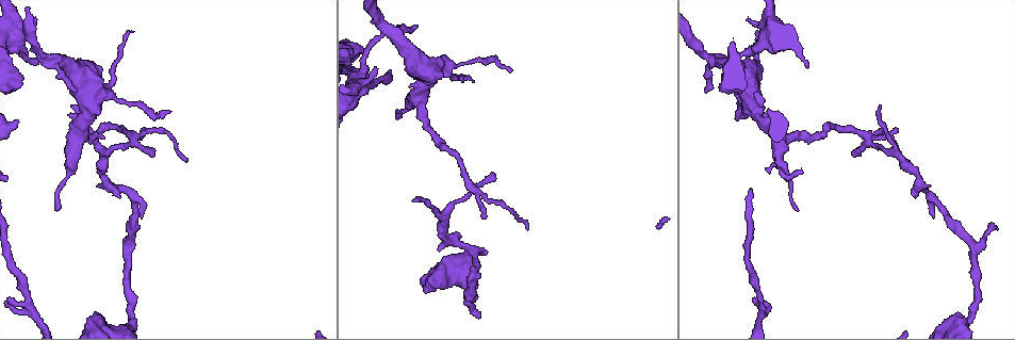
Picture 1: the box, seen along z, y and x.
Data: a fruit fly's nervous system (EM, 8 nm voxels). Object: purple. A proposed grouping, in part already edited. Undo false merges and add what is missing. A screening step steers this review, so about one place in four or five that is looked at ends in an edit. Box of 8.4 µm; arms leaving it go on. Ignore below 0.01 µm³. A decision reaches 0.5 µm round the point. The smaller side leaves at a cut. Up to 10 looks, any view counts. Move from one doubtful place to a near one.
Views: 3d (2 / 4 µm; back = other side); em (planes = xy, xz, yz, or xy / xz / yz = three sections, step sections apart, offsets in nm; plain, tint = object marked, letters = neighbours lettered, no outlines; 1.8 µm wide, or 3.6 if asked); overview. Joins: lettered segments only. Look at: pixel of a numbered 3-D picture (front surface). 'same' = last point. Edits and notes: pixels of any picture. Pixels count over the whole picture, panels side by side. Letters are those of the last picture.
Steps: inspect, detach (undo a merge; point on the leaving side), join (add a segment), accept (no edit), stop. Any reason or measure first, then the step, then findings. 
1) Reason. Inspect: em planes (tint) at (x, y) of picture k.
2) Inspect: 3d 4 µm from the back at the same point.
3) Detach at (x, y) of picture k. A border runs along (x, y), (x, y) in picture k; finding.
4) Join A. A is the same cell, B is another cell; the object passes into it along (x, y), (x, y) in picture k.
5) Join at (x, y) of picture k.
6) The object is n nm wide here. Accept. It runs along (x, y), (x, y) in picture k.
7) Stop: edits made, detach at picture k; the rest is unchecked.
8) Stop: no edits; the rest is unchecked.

Sudden change in width. Inspect: 3d 4 µm at (90, 98) of picture 1.

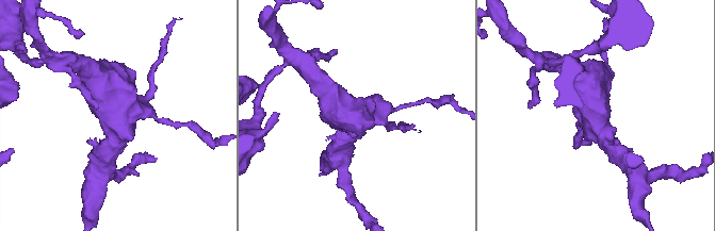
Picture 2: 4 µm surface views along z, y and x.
4 arms meet here. Inspect: em xz step 8 (tint) at (598, 116) of picture 2.

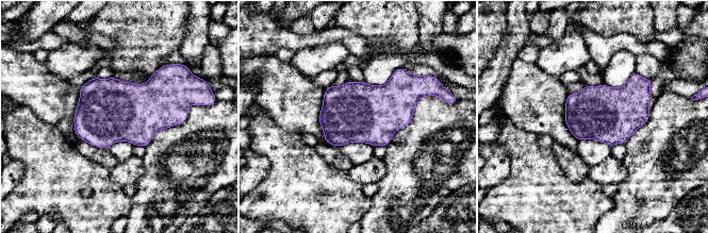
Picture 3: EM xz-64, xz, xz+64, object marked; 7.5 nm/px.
Another direction. Inspect: em planes (letters) at the same point.

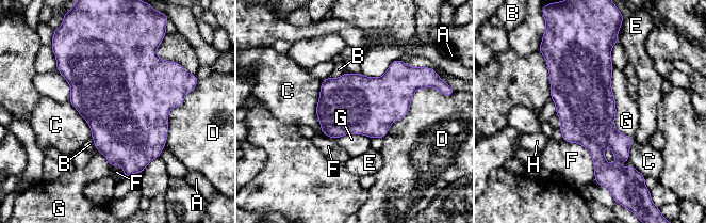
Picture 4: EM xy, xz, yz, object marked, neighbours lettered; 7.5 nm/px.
Accept. A, B, C, D, E, F, G and H are other cells; one cell here.

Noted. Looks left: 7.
Free end. Inspect: em planes (tint) at (18, 119) of picture 1.

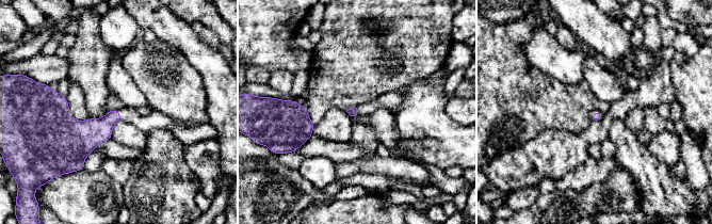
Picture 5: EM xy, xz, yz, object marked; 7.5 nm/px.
What lies round it. Inspect: em planes (letters) at the same point.

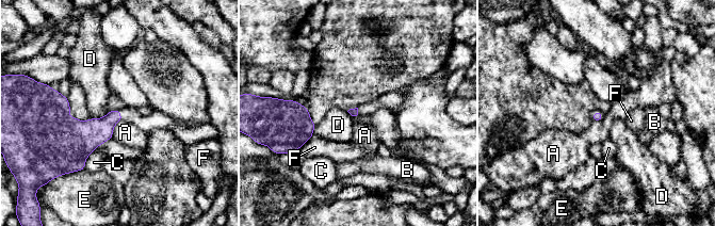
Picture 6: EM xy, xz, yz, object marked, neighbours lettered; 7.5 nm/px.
Accept. A, B, C, D, E and F are other cells; a border runs along (122, 119), (115, 125), (112, 136) in picture 6; no lettered segment goes on from it.

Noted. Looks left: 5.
Abrupt turn. Inspect: em planes (letters) at (131, 138) of picture 1.

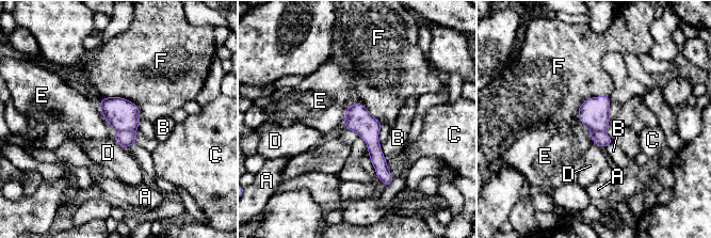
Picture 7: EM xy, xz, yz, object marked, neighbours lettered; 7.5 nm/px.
The longest contact is with F, 340 nm. Detach at (125, 139) of picture 7. A, B, C, D, E and F are other cells; a border runs along (135, 129), (117, 131) in picture 7; two cells meet here.

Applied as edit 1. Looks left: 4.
See it whole again. Inspect: overview.

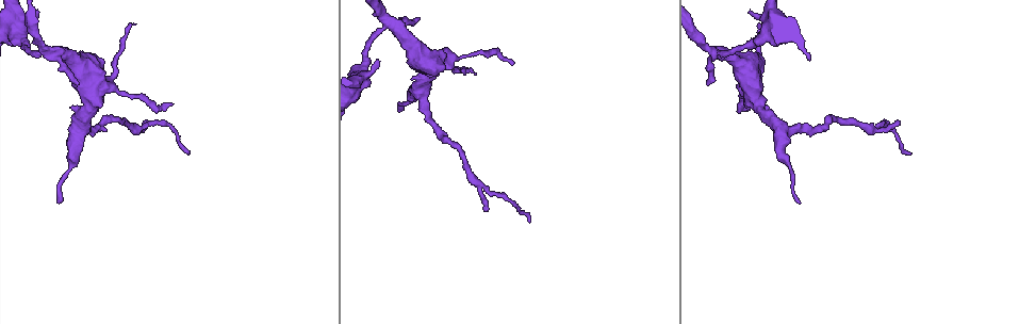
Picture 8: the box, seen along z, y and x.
Sharp bend. Inspect: 3d 4 µm from the back at (386, 26) of picture 8.

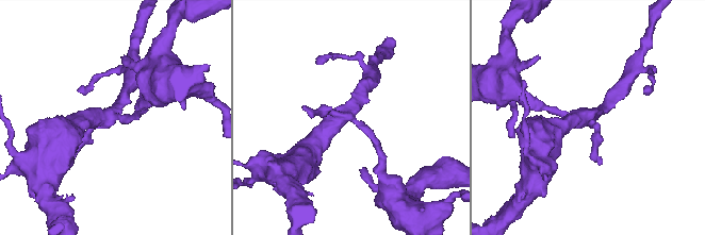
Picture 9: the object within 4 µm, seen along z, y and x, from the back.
Inspect: em xy step 8 (tint) at (591, 116) of picture 9.

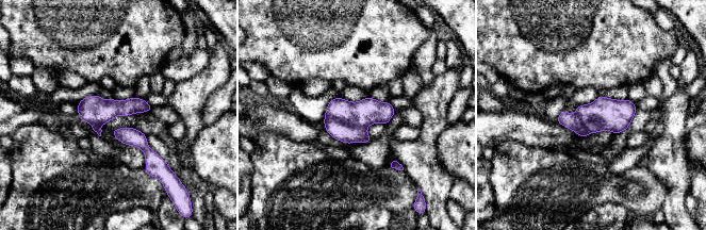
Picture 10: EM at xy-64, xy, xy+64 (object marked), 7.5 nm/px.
Cut it another way. Inspect: em planes (letters) at the same point.

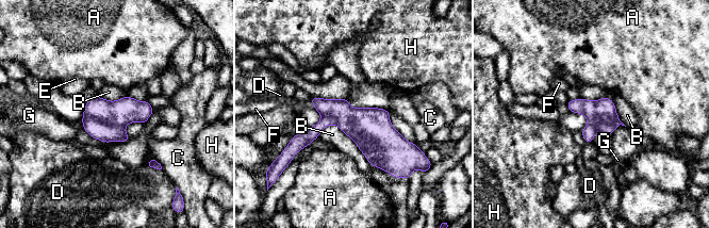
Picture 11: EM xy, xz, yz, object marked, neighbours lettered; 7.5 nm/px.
The object is 220 nm wide here. Detach at (95, 128) of picture 11. A, B, C, D, E, F, G and H are other cells; a border runs along (83, 115), (125, 127) in picture 11; two cells meet here.

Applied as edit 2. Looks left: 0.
Stop: edits made, detach at picture 7, detach at picture 11; the rest is unchecked.

